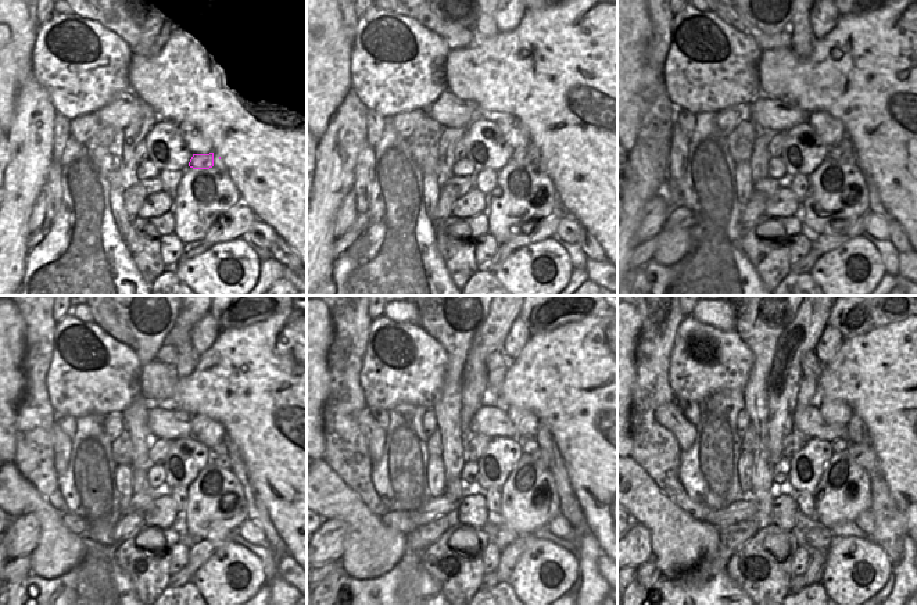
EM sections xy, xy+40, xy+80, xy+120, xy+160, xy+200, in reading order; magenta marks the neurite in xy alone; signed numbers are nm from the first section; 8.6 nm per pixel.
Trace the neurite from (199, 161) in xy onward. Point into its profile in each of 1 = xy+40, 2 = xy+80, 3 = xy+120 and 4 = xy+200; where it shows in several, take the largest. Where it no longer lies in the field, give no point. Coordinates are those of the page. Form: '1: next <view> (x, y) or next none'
1: next xy+40 (532, 153)
2: next xy+80 (844, 151)
3: next xy+120 (218, 455)
4: next xy+200 (863, 454)

